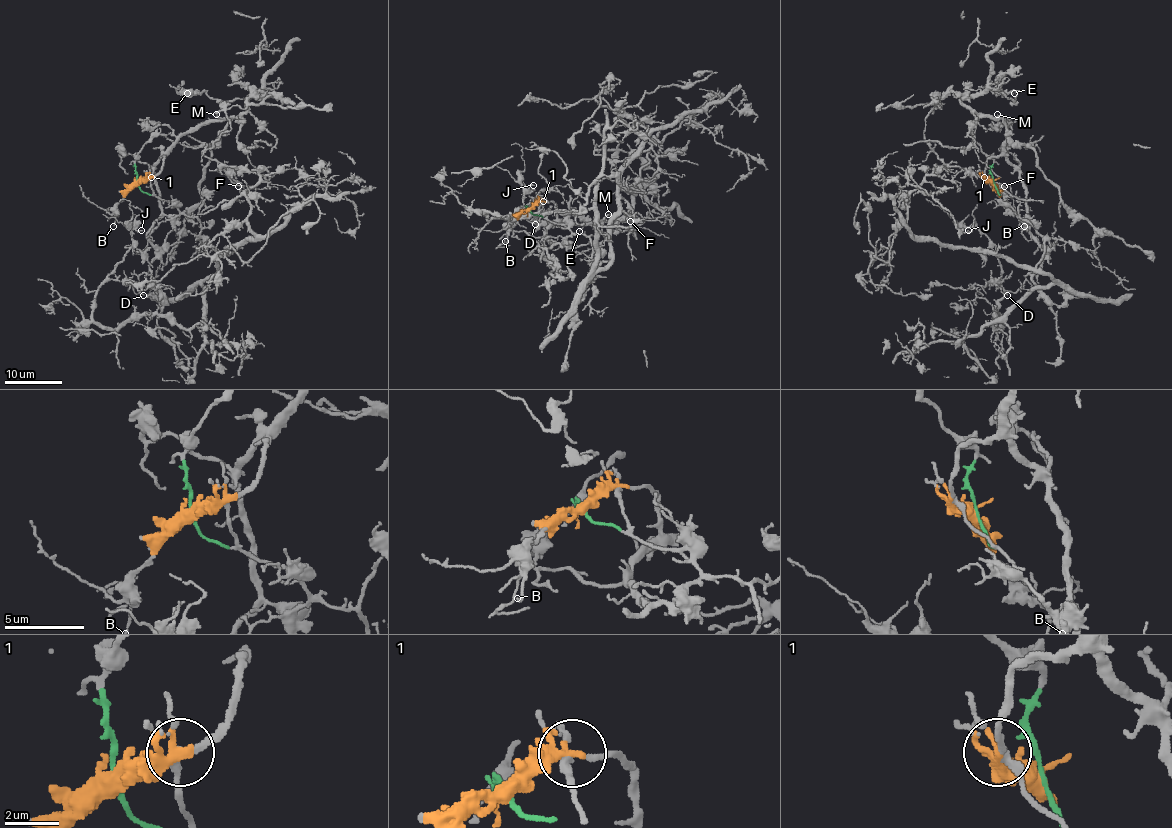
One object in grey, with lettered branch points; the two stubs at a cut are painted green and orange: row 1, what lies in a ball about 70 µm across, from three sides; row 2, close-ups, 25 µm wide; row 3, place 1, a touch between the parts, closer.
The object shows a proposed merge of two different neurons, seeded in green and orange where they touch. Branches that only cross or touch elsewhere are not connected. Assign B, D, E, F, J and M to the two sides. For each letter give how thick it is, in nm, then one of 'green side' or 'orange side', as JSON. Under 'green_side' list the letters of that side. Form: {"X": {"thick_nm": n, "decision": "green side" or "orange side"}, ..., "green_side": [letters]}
{"B": {"thick_nm": 110, "decision": "orange side"}, "D": {"thick_nm": 100, "decision": "green side"}, "E": {"thick_nm": 120, "decision": "orange side"}, "F": {"thick_nm": 140, "decision": "green side"}, "J": {"thick_nm": 140, "decision": "green side"}, "M": {"thick_nm": 190, "decision": "orange side"}, "green_side": ["D", "F", "J"]}

